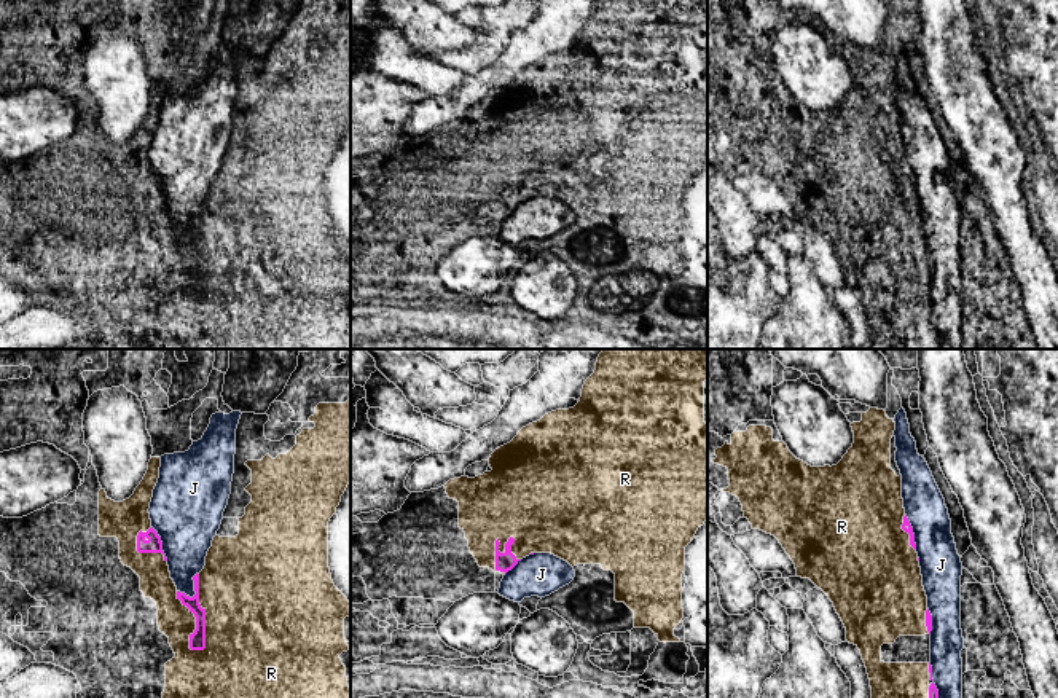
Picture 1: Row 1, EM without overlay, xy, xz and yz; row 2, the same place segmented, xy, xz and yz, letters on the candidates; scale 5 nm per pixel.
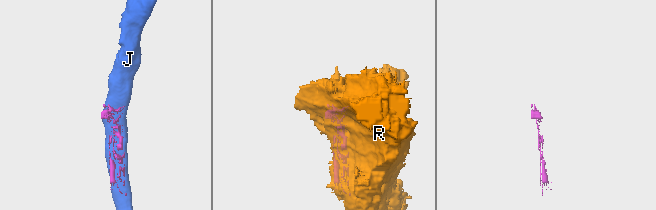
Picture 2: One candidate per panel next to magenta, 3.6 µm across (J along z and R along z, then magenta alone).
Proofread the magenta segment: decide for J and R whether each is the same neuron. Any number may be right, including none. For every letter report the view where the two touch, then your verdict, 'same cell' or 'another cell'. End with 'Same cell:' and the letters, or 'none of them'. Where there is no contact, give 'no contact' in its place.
J: contact in xy; another cell
R: contact in xy; same cell
Same cell: R

